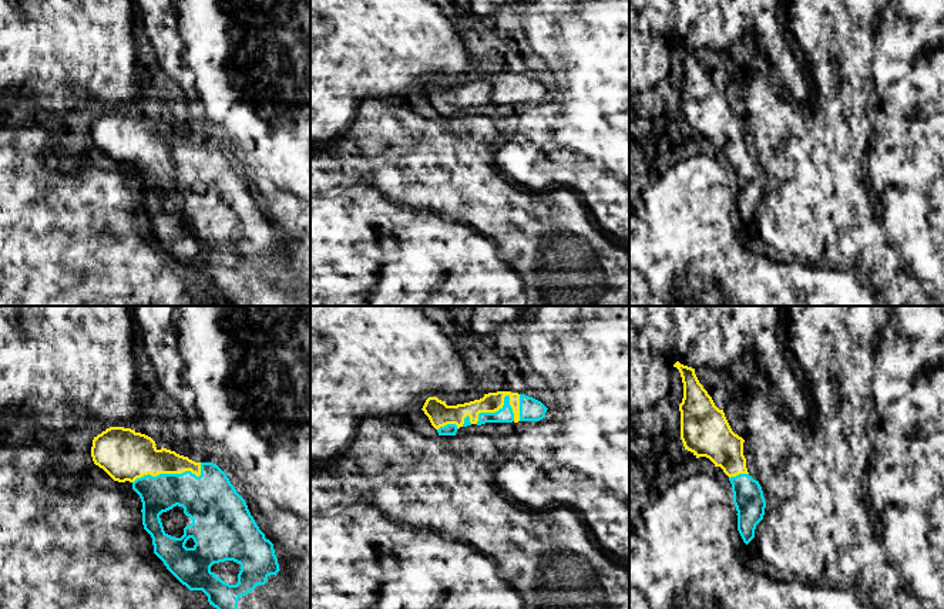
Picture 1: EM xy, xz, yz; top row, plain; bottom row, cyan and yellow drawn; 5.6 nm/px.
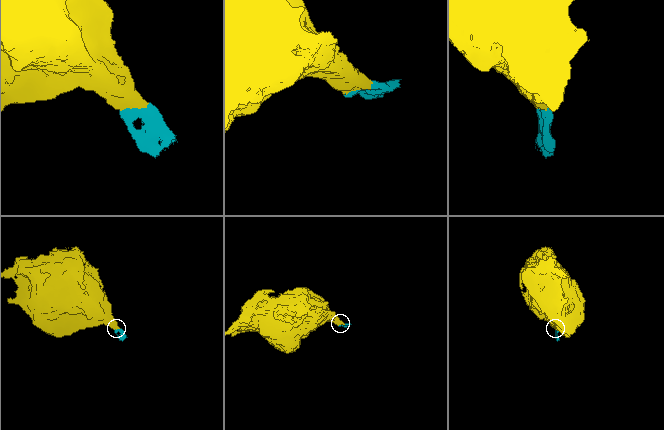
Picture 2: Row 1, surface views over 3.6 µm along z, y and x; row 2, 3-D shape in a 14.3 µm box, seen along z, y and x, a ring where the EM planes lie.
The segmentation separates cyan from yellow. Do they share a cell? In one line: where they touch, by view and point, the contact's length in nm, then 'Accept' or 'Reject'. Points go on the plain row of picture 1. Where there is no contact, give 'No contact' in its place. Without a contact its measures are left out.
Touches cyan at xy (171, 155). Shared border 400 nm. Accept

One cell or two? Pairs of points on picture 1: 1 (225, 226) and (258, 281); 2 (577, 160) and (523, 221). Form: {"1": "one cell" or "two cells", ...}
{"1": "one cell", "2": "two cells"}

